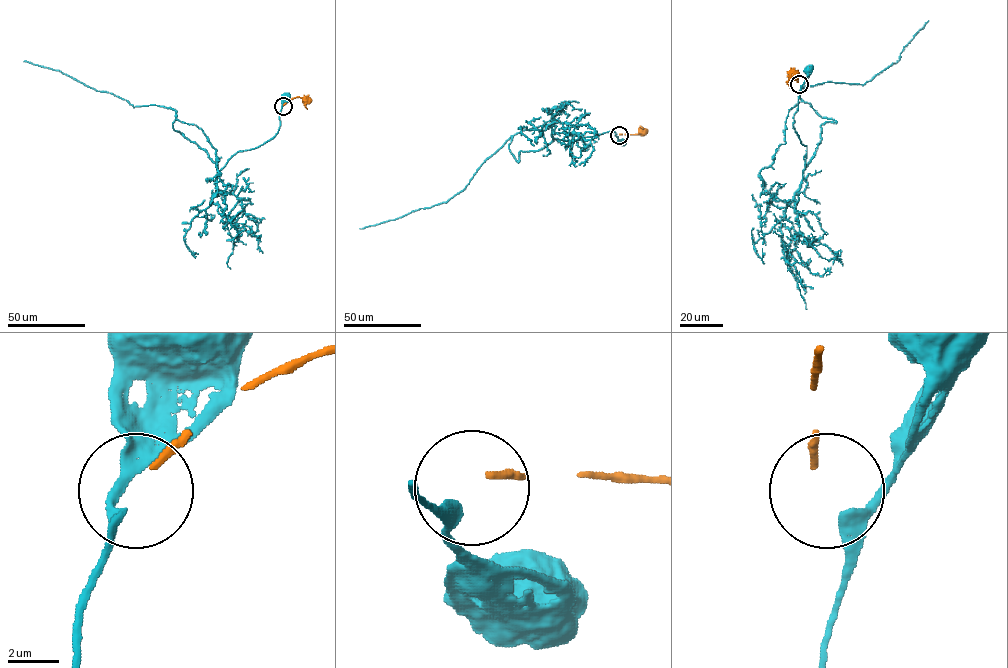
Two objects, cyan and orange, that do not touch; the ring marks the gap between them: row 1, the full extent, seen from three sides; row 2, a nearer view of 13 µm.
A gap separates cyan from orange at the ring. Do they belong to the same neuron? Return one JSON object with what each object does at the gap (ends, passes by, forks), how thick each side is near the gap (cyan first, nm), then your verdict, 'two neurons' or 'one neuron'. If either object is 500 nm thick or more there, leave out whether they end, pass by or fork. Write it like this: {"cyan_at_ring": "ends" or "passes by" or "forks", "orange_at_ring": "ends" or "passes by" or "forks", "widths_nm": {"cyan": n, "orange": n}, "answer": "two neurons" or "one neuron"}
{"cyan_at_ring": "passes by", "orange_at_ring": "ends", "widths_nm": {"cyan": 240, "orange": 260}, "answer": "two neurons"}

